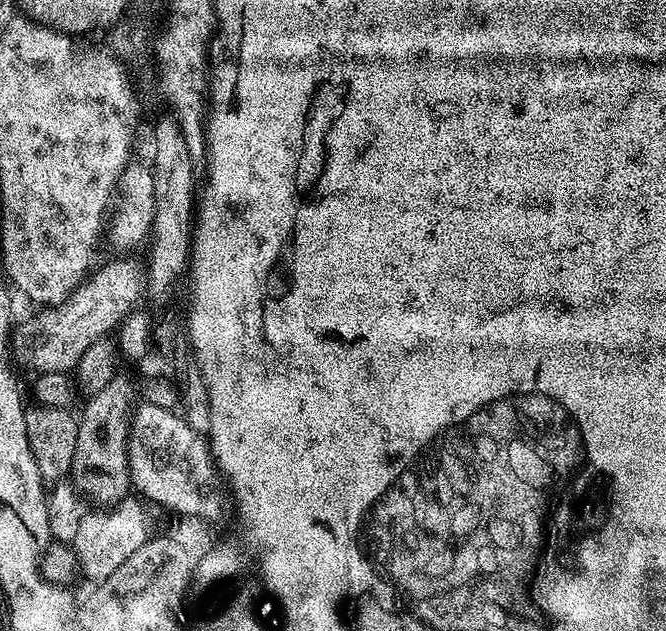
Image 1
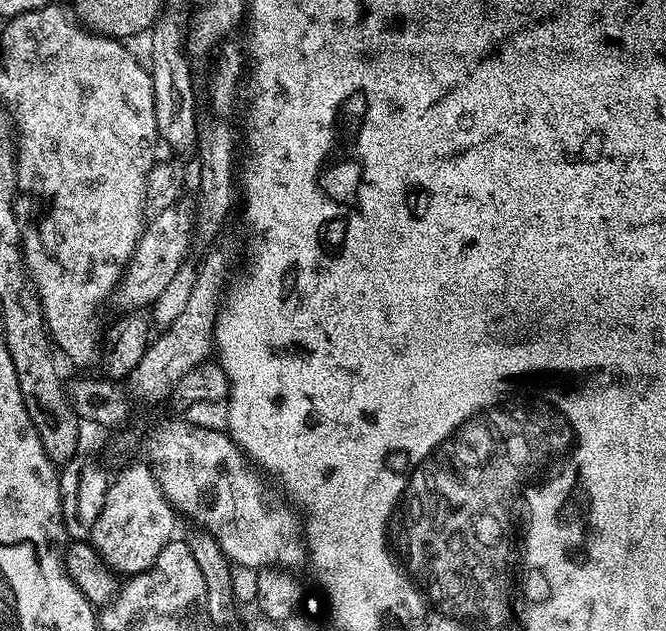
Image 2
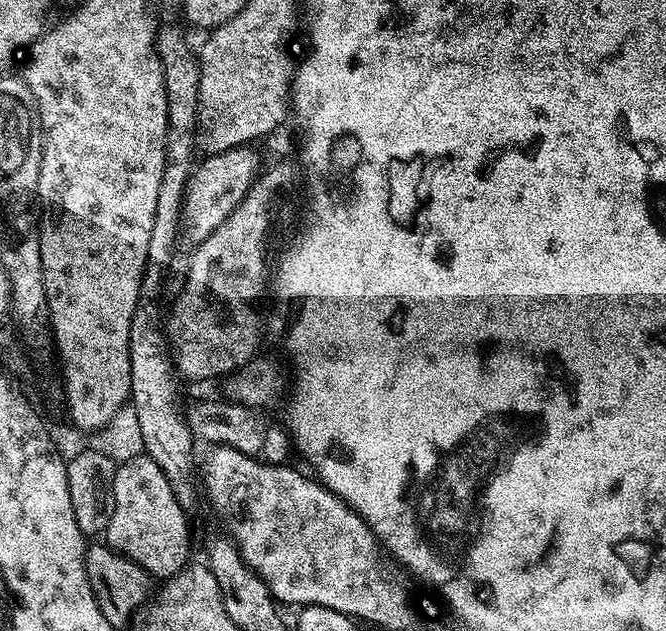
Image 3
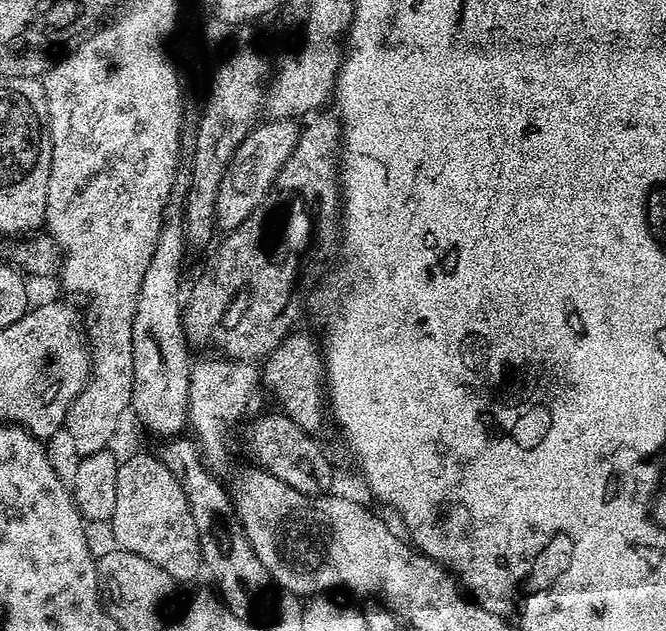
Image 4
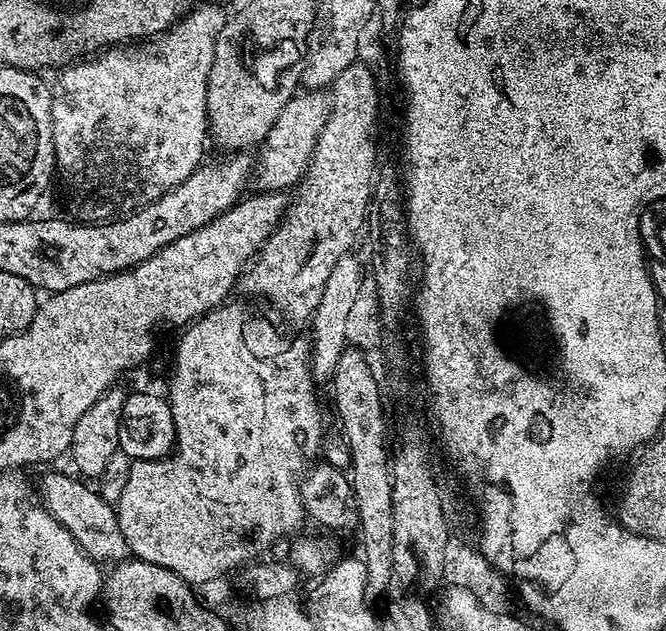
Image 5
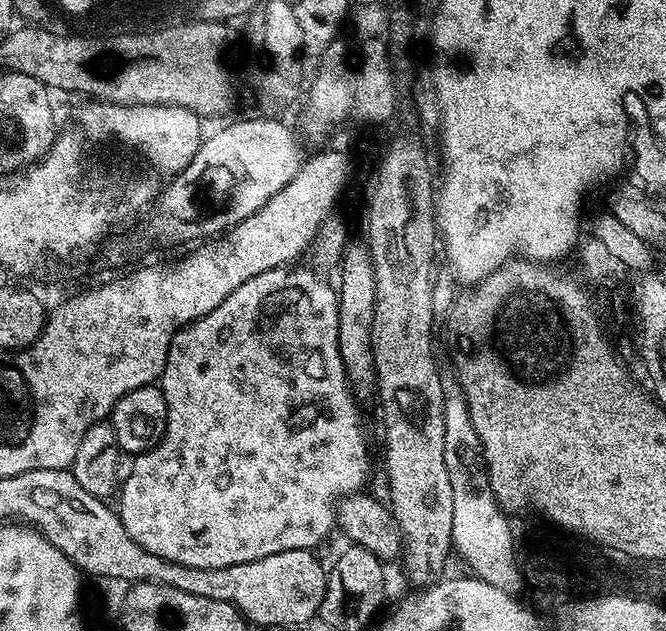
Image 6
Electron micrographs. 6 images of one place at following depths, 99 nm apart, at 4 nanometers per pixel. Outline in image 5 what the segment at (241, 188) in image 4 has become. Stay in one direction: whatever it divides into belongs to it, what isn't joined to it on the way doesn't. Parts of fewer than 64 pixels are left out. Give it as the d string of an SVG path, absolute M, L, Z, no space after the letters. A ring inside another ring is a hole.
M304 90L301 93L301 96L300 93L293 95L292 99L286 102L286 106L282 106L278 122L266 134L264 143L259 145L255 153L250 180L256 192L284 192L291 189L300 183L308 168L318 134L324 129L327 120L327 109L318 99L312 98L311 91Z

